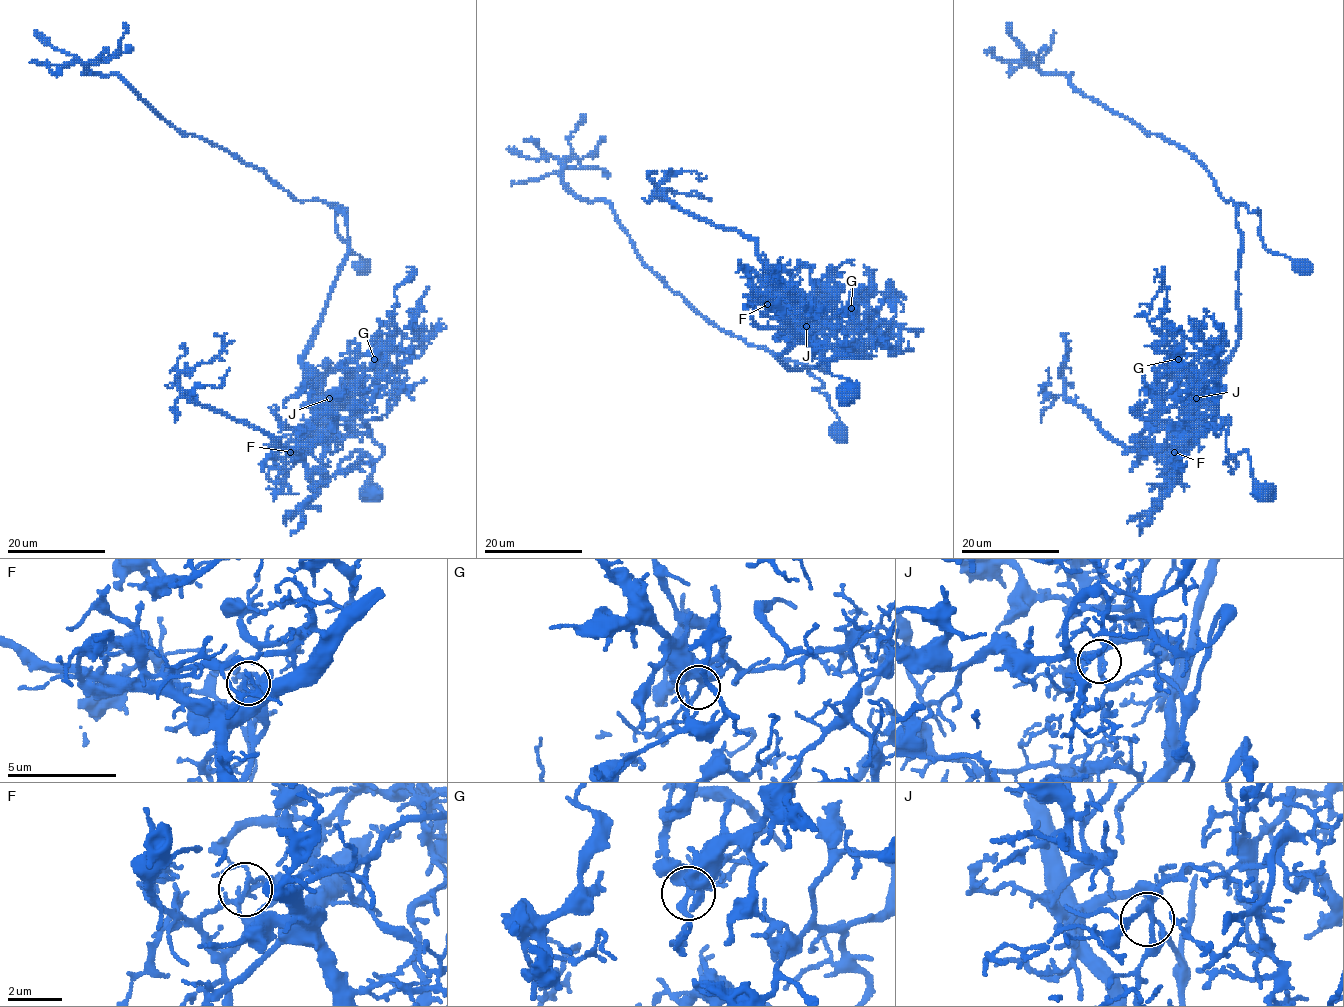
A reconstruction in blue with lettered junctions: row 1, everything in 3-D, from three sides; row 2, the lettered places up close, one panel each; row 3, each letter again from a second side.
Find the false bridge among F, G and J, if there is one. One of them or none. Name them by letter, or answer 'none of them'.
F

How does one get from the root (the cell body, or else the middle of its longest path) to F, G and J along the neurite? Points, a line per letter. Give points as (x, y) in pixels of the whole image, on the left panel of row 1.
F: (362, 266), (336, 230), (346, 209), (332, 203), (347, 219), (348, 254), (301, 361), (322, 429), (290, 452)
G: (362, 266), (332, 203), (348, 254), (301, 364), (336, 415), (369, 431), (396, 400), (387, 356), (374, 359)
J: (362, 266), (336, 230), (346, 209), (332, 203), (347, 219), (348, 254), (301, 361), (311, 389), (329, 398)

